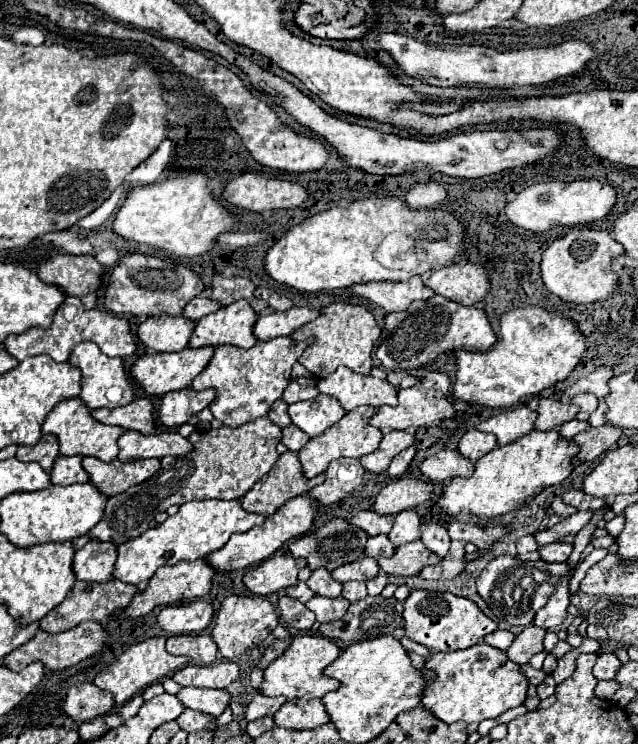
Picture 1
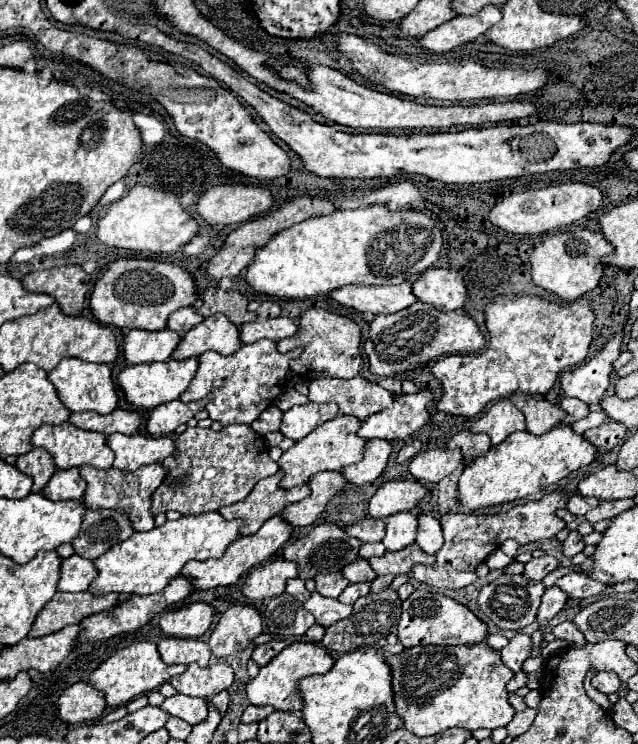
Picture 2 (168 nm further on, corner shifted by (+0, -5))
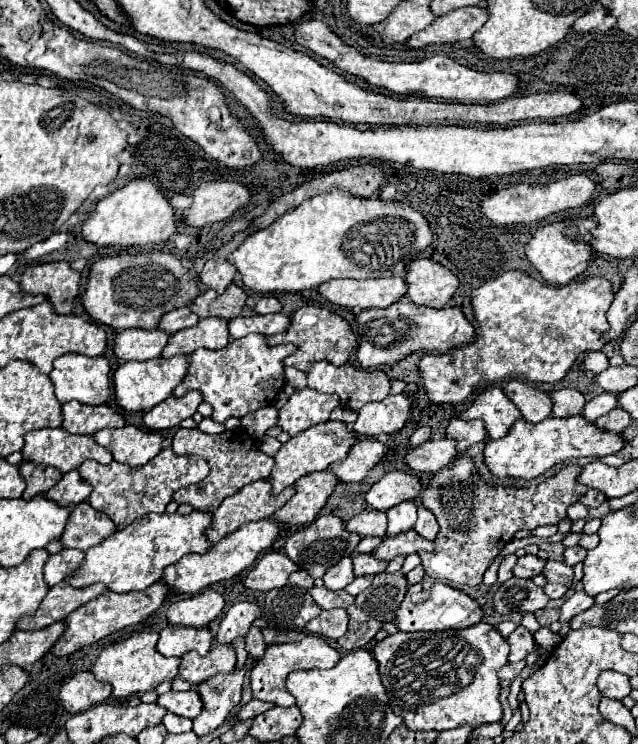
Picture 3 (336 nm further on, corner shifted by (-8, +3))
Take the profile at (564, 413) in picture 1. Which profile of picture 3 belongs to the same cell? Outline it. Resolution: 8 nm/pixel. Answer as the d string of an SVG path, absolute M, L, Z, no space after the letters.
M520 380L504 382L502 390L516 404L516 408L520 408L522 418L532 422L532 424L542 422L552 412L552 400L550 400L550 396L544 394L544 392L536 392L526 382L520 382Z

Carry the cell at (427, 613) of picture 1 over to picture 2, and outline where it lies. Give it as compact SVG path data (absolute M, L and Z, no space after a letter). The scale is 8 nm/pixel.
M414 590L408 600L402 602L402 616L398 622L398 638L406 648L412 646L428 646L428 644L438 644L438 646L474 646L482 642L488 634L486 624L476 618L466 606L460 606L460 602L442 596L442 594L432 594L426 590Z

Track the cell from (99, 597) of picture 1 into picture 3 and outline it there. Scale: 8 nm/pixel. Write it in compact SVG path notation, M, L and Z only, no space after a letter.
M56 584L48 590L44 596L40 608L32 616L22 616L18 622L18 628L22 630L38 630L46 628L48 624L56 620L64 620L70 612L80 608L80 604L86 604L88 600L98 598L104 592L104 586L90 584L84 588L72 588L68 584Z

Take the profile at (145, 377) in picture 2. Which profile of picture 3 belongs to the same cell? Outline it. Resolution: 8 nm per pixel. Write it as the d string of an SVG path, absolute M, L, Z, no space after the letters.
M172 356L172 358L154 358L148 362L128 362L120 364L114 372L114 396L116 404L126 412L144 412L154 408L158 402L164 402L172 396L172 390L178 386L180 378L188 370L186 356Z

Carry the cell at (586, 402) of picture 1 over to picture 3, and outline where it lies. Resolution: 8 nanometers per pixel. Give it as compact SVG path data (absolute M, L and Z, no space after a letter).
M562 388L556 392L550 392L550 398L552 398L552 416L554 418L566 418L566 416L580 414L586 404L584 396L574 388Z

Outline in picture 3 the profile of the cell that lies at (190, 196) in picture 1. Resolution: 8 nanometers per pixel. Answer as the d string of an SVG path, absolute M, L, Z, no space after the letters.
M132 180L98 200L92 214L82 224L82 238L96 246L146 246L168 240L176 232L174 214L168 200L148 180Z

